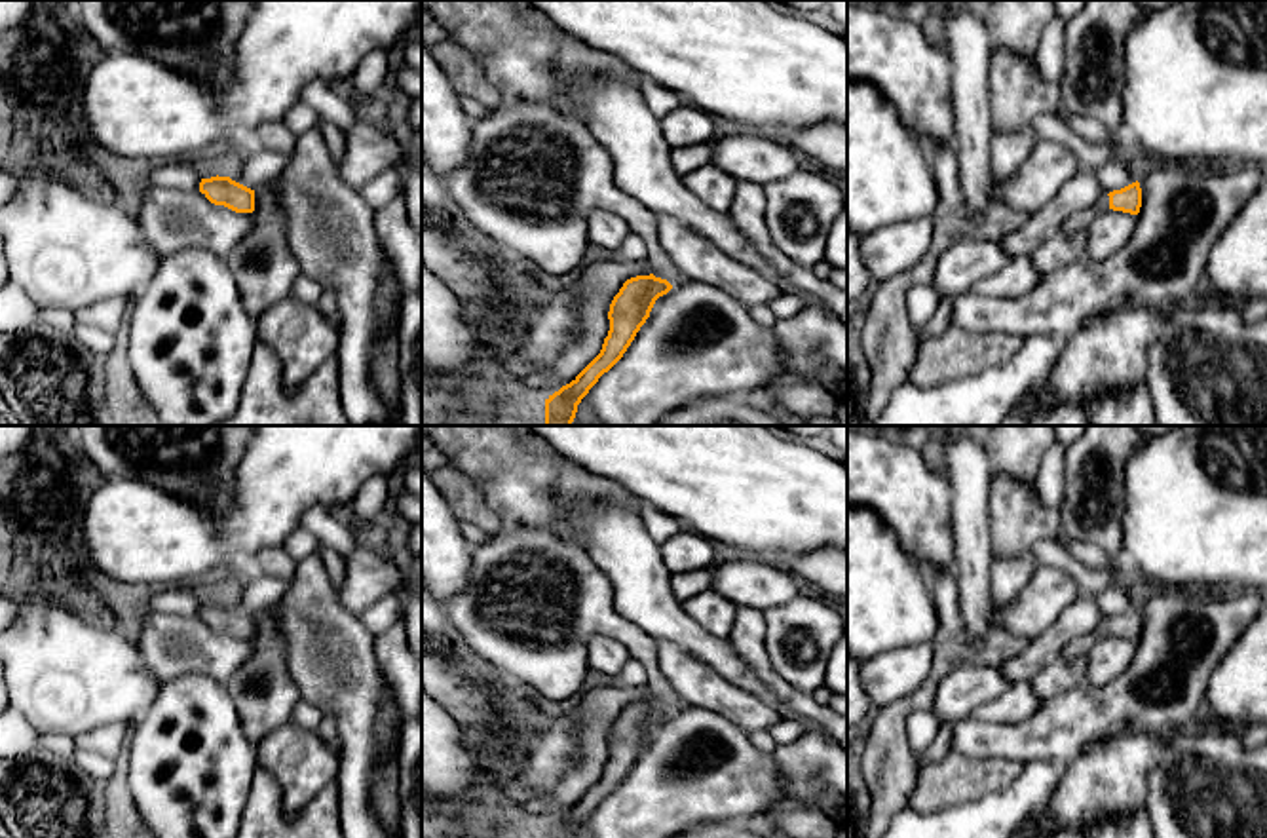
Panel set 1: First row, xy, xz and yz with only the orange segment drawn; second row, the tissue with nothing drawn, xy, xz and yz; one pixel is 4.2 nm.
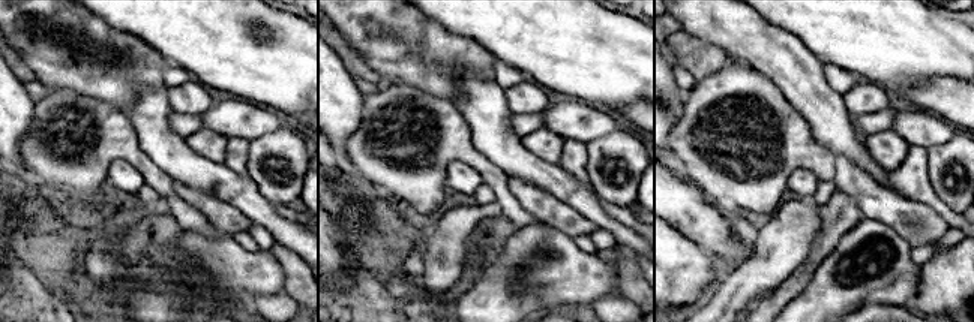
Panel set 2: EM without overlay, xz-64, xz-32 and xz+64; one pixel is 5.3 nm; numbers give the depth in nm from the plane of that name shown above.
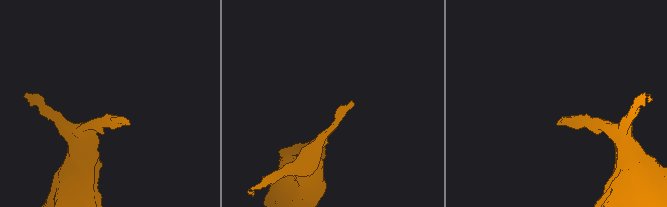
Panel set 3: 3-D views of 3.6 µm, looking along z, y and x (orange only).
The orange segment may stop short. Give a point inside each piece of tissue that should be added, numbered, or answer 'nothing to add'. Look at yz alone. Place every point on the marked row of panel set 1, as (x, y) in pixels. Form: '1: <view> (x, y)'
1: yz (1077, 223)

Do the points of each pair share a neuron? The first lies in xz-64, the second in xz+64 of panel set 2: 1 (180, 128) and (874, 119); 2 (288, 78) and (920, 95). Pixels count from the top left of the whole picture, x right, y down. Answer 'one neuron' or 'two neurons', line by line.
1: one neuron
2: two neurons

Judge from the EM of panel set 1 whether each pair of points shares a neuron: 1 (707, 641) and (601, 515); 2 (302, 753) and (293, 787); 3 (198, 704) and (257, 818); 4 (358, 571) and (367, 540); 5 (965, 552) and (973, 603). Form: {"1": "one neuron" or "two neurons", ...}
{"1": "one neuron", "2": "one neuron", "3": "two neurons", "4": "two neurons", "5": "one neuron"}

